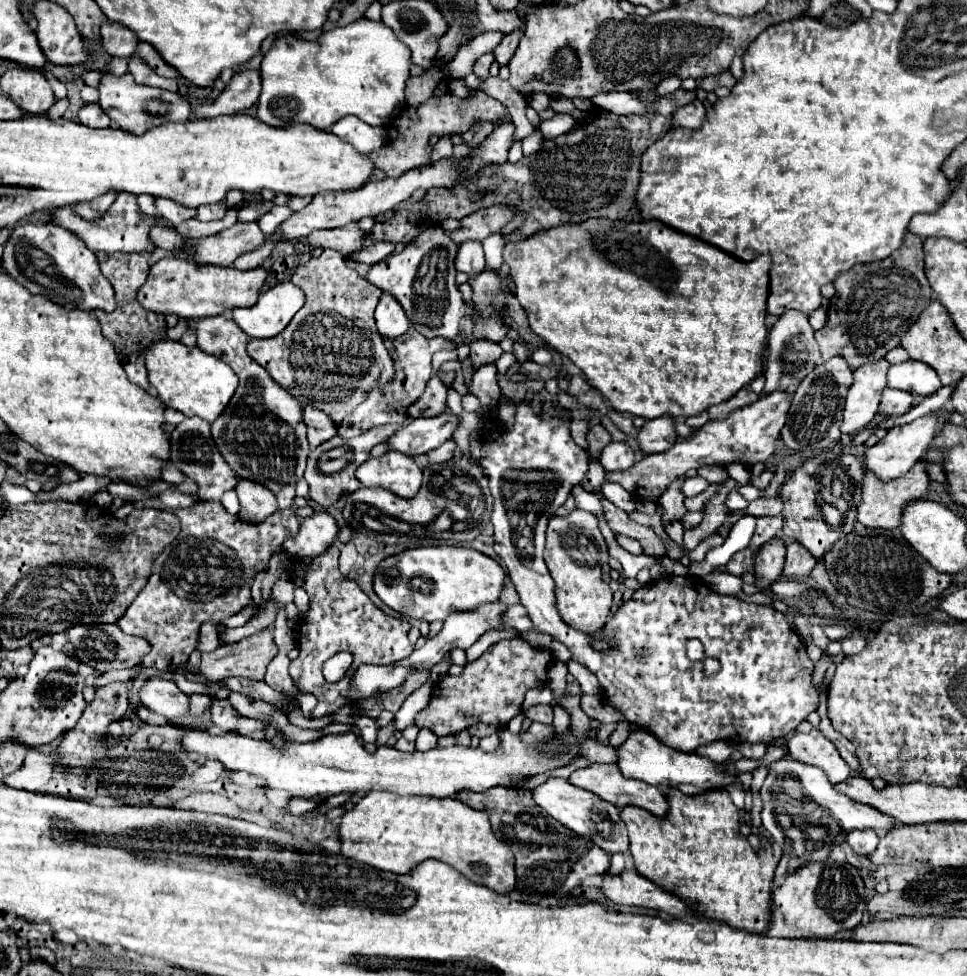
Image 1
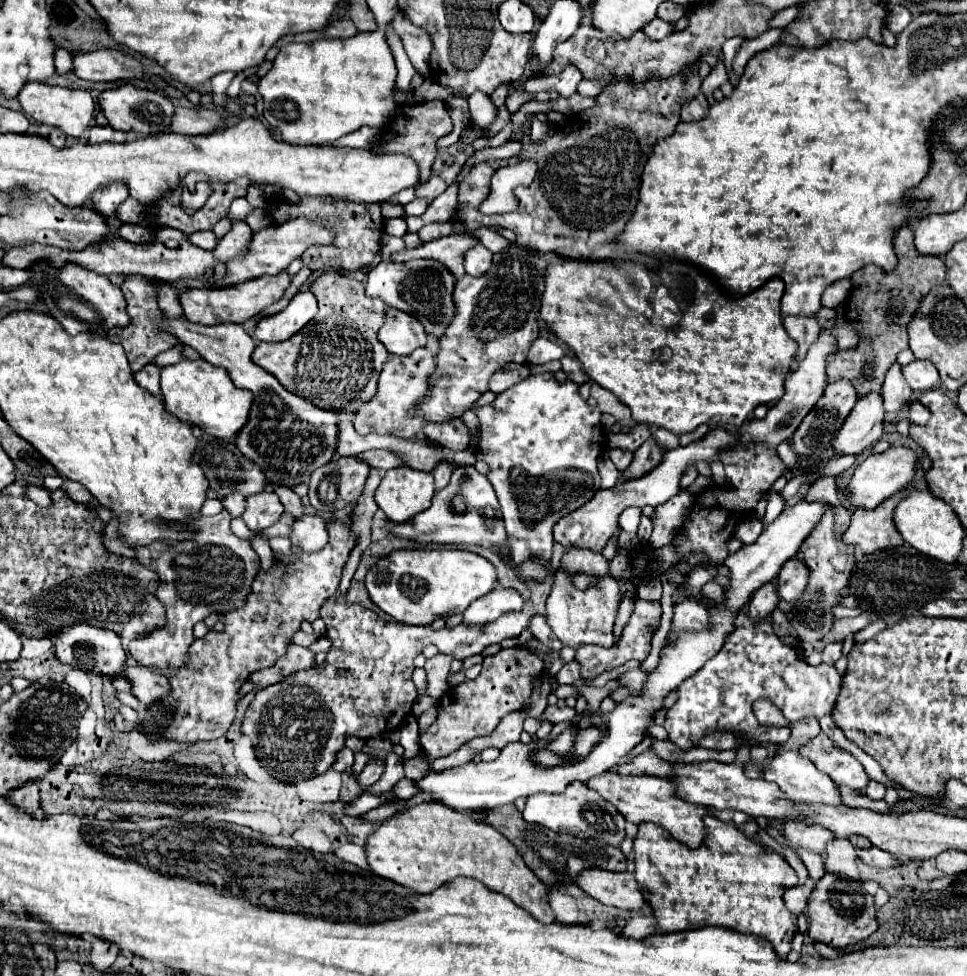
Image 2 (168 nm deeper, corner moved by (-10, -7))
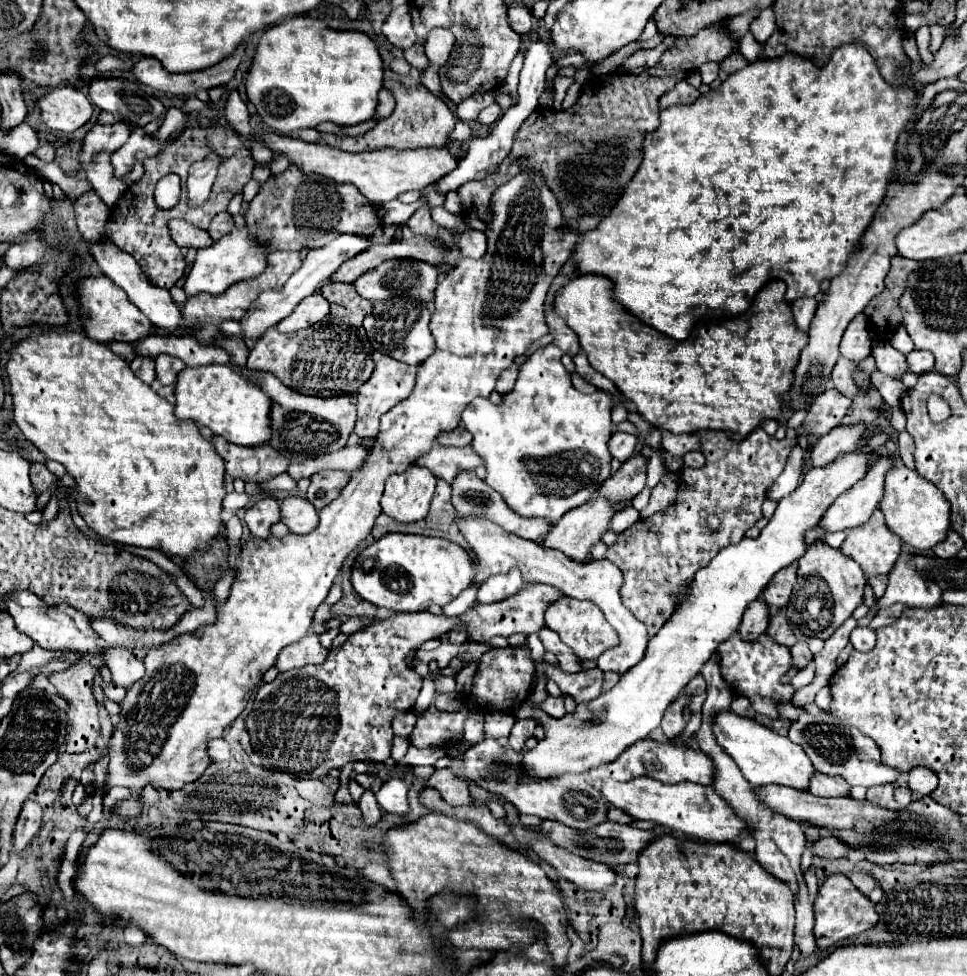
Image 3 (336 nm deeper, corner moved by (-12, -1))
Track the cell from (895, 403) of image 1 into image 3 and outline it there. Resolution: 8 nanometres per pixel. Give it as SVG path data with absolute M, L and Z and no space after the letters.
M873 341L873 349L871 349L875 361L877 361L877 369L889 377L901 379L907 373L907 363L905 363L905 355L899 353L895 347L891 347L891 343L887 341Z

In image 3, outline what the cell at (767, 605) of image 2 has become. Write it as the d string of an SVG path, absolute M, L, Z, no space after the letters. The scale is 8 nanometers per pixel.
M757 599L745 609L739 633L743 639L757 639L761 633L767 631L767 625L769 625L769 607L765 607L761 599Z

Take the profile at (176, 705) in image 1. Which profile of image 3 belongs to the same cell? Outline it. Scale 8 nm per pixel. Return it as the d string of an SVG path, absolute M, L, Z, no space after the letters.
M115 647L115 649L105 649L103 659L107 667L111 669L111 677L115 685L121 687L131 687L137 679L145 675L145 663L139 659L133 651L125 647Z

